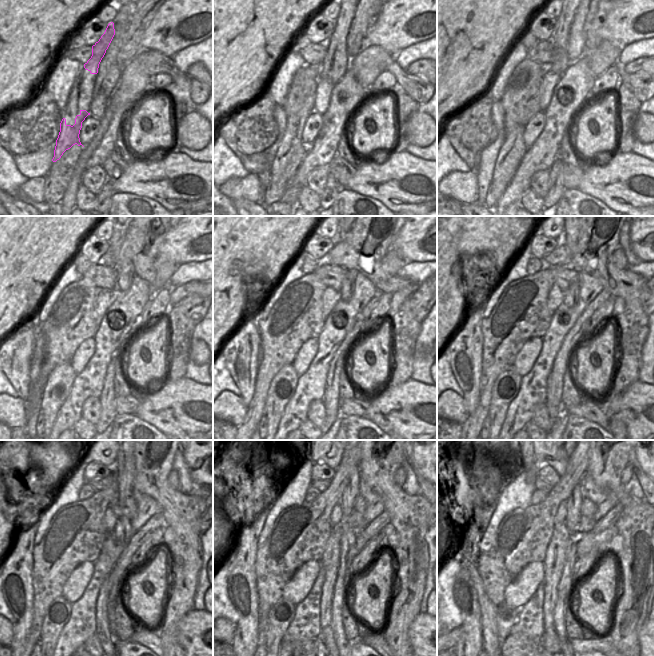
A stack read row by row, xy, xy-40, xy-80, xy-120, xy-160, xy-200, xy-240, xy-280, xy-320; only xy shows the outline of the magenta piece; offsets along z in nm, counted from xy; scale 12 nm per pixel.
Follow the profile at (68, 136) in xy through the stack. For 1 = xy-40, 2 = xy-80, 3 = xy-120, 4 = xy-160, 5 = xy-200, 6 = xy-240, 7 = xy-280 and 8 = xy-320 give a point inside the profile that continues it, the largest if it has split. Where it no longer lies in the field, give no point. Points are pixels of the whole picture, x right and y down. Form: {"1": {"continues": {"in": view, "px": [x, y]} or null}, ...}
{"1": {"continues": {"in": "xy-40", "px": [292, 137]}}, "2": {"continues": {"in": "xy-80", "px": [510, 155]}}, "3": {"continues": {"in": "xy-120", "px": [58, 386]}}, "4": {"continues": {"in": "xy-160", "px": [283, 385]}}, "5": {"continues": {"in": "xy-200", "px": [507, 385]}}, "6": {"continues": {"in": "xy-240", "px": [58, 613]}}, "7": {"continues": {"in": "xy-280", "px": [281, 615]}}, "8": {"continues": {"in": "xy-320", "px": [506, 617]}}}

